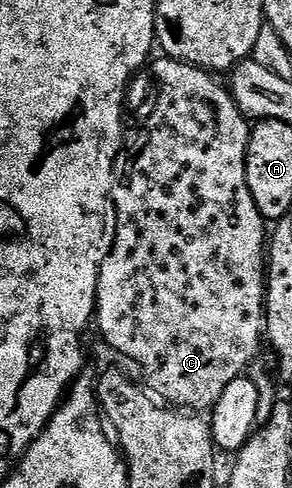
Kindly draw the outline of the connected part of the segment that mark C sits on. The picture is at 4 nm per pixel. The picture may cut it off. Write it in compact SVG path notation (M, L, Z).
M157 59L150 64L149 71L155 74L155 79L159 82L159 100L155 103L155 112L147 119L147 140L128 159L126 156L122 160L121 170L115 180L115 244L111 255L105 257L101 265L95 319L97 327L99 323L99 331L103 334L104 341L113 350L120 351L125 358L132 359L139 366L144 379L142 382L148 392L154 393L164 404L172 408L203 413L203 410L206 412L214 408L221 393L225 393L225 385L229 385L229 381L240 378L246 372L243 370L254 361L255 354L259 351L259 342L264 342L269 227L257 209L257 201L253 201L253 193L247 180L247 147L251 144L248 116L240 111L230 90L224 84L222 87L215 80L218 78L214 74L204 71L202 67L194 67L192 63L182 63L179 59Z

